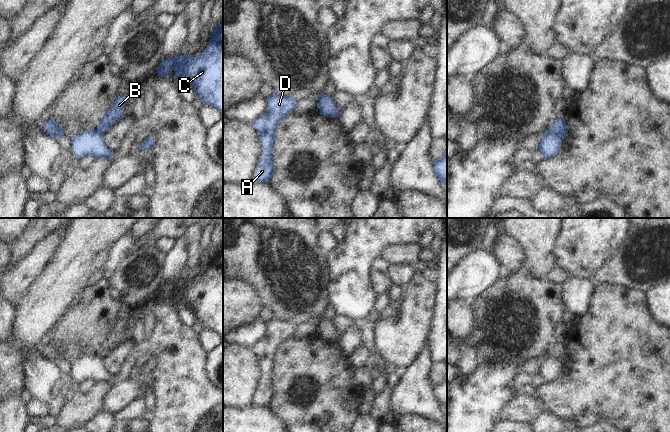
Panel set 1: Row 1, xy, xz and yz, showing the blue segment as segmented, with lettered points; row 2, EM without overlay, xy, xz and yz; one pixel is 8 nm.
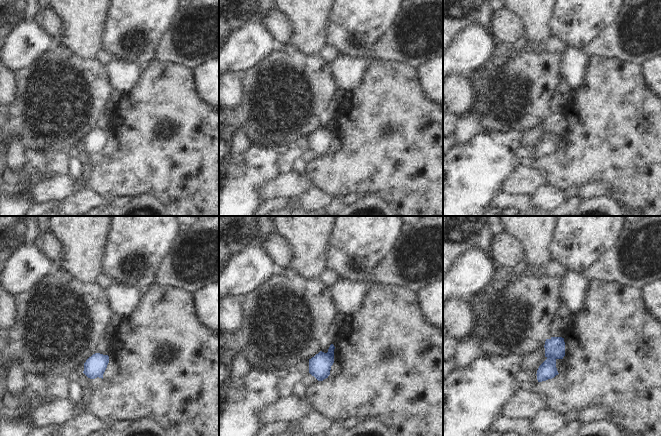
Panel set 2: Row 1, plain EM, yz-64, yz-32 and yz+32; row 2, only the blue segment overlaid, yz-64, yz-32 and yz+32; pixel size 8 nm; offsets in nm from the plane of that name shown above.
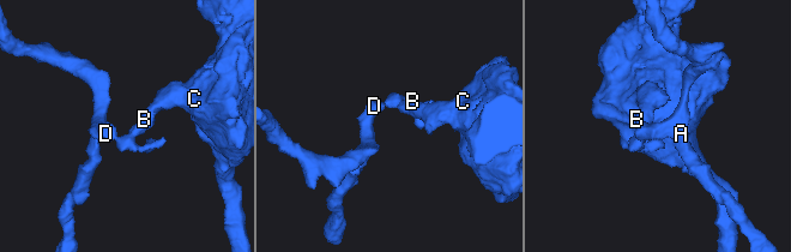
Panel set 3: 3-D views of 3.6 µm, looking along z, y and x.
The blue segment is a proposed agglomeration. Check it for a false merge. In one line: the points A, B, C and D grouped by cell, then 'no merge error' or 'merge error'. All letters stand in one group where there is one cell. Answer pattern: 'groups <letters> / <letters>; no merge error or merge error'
groups A D / B C; merge error

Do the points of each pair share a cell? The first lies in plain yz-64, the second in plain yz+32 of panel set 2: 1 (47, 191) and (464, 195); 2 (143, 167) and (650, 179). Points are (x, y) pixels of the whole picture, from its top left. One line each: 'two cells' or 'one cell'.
1: two cells
2: one cell

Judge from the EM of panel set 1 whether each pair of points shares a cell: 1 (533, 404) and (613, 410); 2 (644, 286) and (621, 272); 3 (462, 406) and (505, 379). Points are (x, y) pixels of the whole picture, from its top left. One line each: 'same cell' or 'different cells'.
1: different cells
2: same cell
3: same cell

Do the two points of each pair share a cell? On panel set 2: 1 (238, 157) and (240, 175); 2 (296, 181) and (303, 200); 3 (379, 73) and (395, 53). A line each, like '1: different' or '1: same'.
1: different
2: different
3: different

